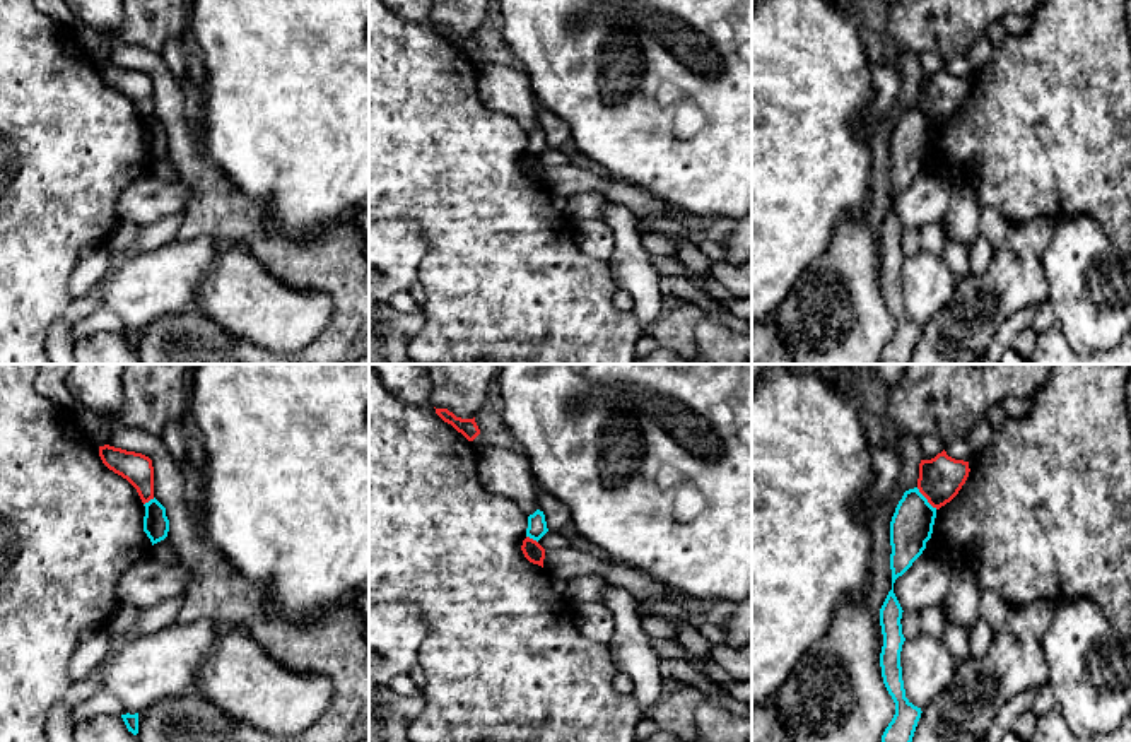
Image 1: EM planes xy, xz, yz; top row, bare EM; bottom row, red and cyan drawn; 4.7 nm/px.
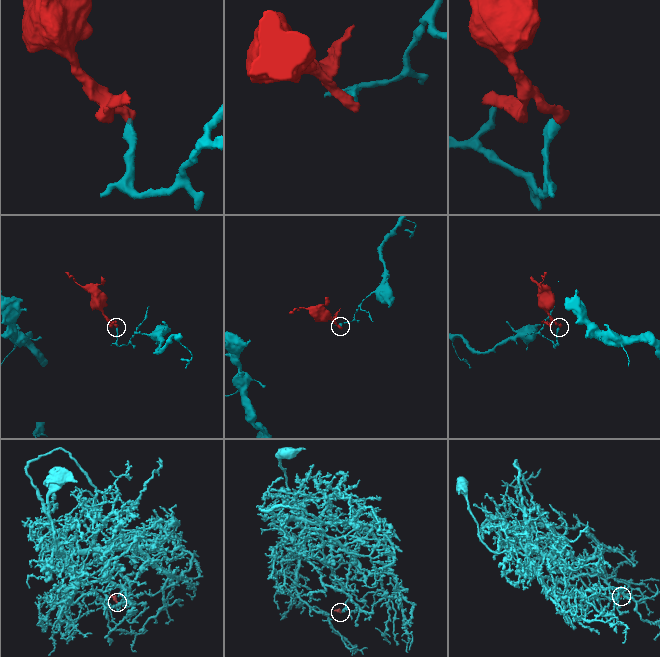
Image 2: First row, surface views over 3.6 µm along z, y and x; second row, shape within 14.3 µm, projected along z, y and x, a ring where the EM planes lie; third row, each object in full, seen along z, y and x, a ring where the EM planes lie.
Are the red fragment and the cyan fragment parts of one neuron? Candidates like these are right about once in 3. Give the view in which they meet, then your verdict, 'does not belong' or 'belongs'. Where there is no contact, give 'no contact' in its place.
meets red in yz; does not belong

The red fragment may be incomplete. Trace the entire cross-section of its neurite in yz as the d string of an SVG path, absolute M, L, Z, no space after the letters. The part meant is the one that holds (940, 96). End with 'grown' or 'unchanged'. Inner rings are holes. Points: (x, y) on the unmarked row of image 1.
M943 67L931 77L921 77L917 106L933 125L940 127L958 111L969 89L969 79L955 77Z | unchanged

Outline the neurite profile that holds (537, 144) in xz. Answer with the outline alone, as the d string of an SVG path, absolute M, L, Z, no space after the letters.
M536 127L528 133L526 154L540 157L548 149L543 128Z

